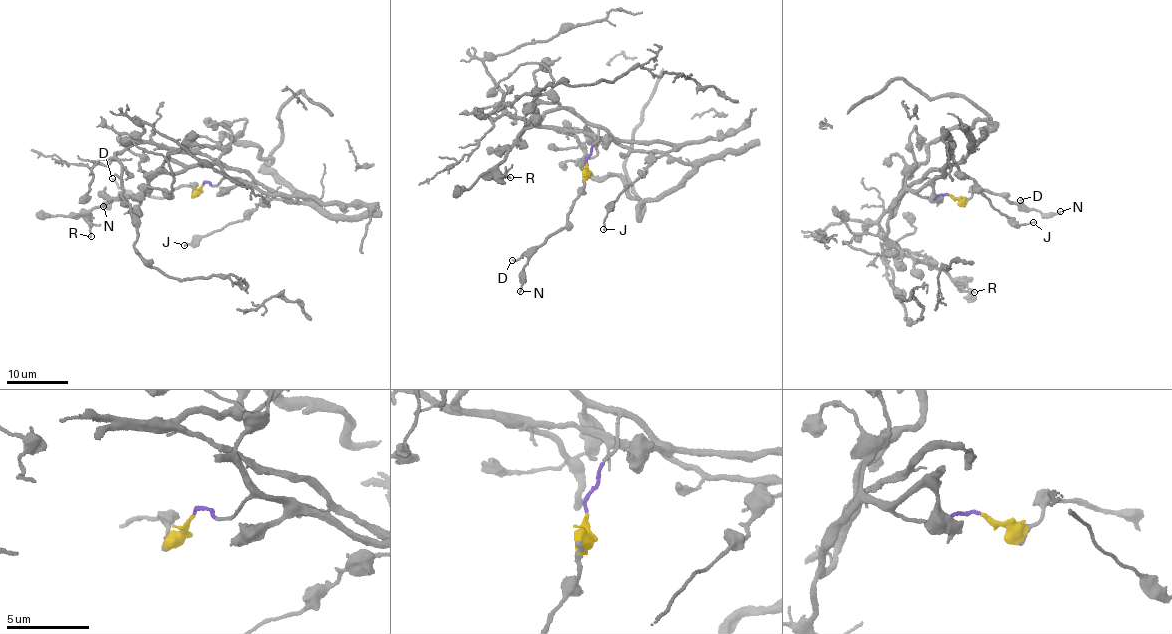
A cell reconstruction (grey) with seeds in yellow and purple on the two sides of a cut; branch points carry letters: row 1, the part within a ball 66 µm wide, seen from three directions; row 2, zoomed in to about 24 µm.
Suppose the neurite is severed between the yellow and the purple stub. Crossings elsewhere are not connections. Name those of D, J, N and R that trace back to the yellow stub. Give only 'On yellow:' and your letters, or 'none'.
On yellow: D, N

